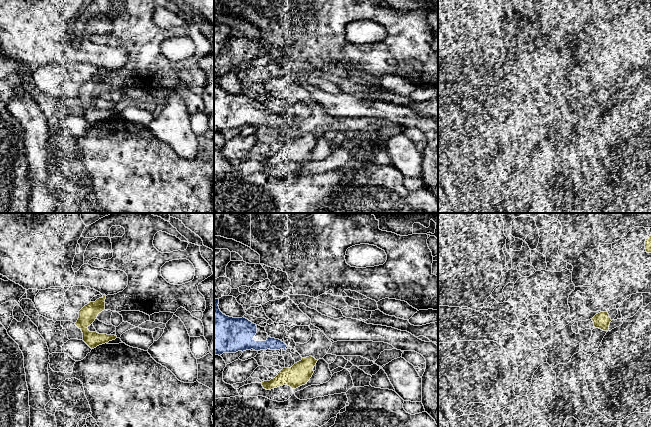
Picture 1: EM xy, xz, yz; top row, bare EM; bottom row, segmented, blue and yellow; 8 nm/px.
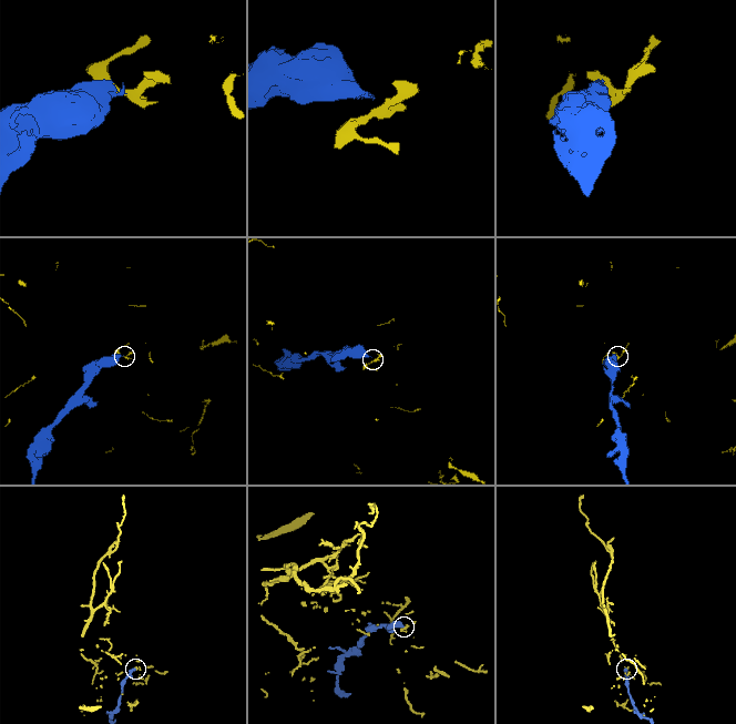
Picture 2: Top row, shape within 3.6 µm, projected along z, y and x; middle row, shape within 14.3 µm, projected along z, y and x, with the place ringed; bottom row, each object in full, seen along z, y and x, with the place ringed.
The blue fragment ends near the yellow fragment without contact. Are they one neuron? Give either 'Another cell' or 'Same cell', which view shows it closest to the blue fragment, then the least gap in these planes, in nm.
Another cell. Closest in xz. Distance 130 nm

